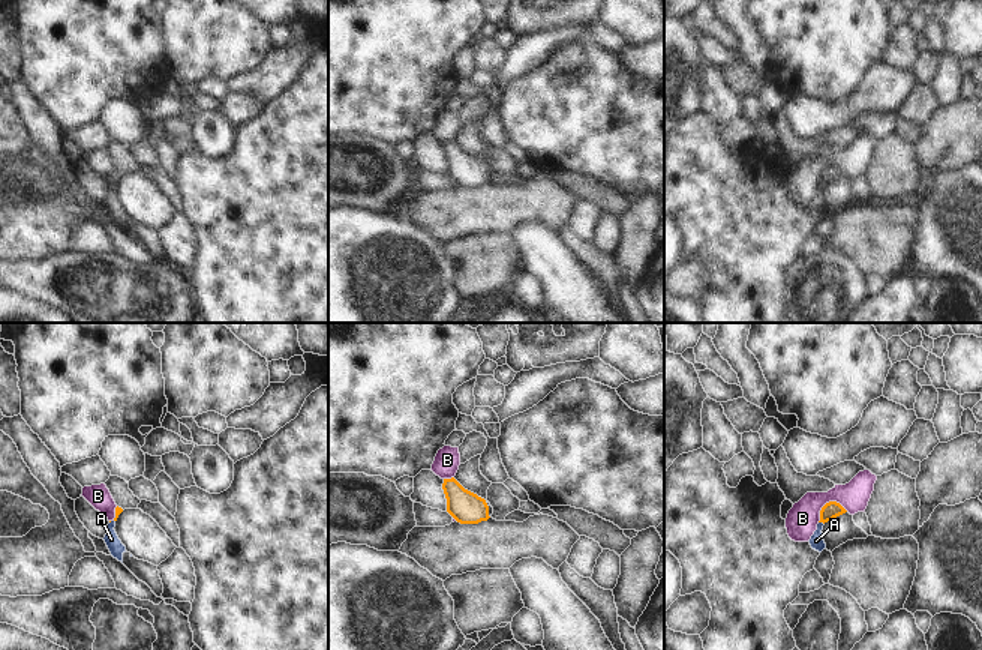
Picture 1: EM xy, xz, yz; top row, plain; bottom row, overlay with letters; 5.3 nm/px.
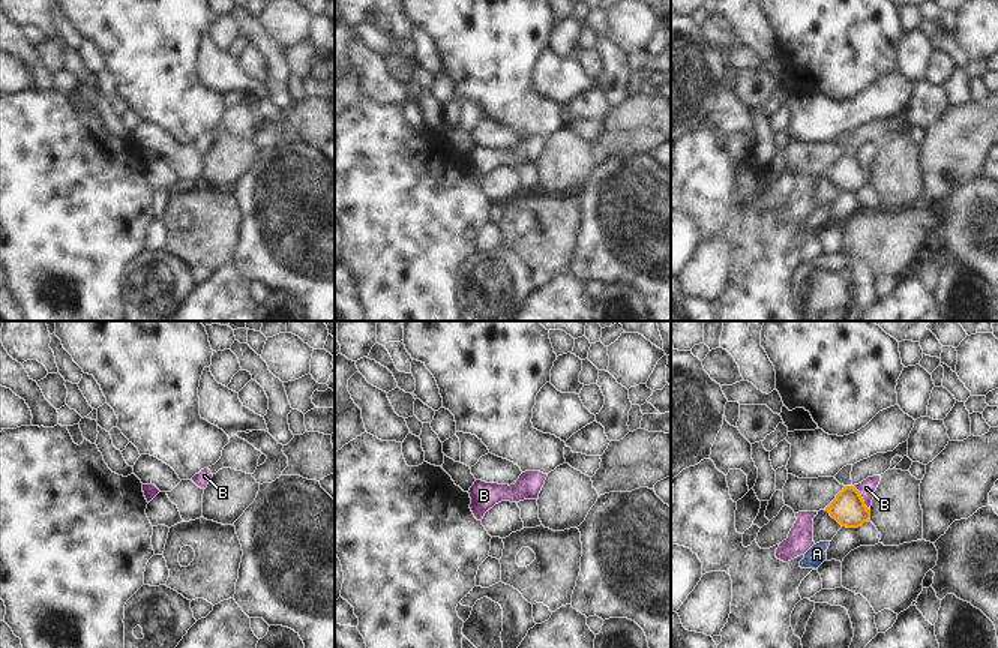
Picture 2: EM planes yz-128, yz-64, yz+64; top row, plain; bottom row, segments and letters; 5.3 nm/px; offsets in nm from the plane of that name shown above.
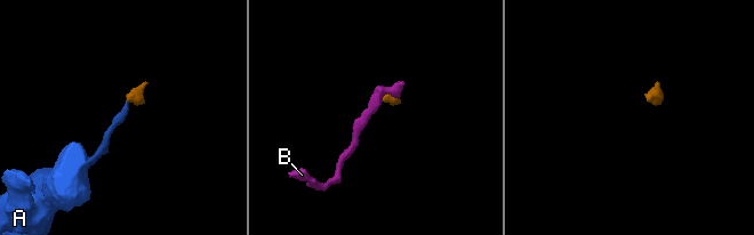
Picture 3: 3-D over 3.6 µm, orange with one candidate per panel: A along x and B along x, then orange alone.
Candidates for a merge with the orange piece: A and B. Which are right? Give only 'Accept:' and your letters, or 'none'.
Accept: A.

